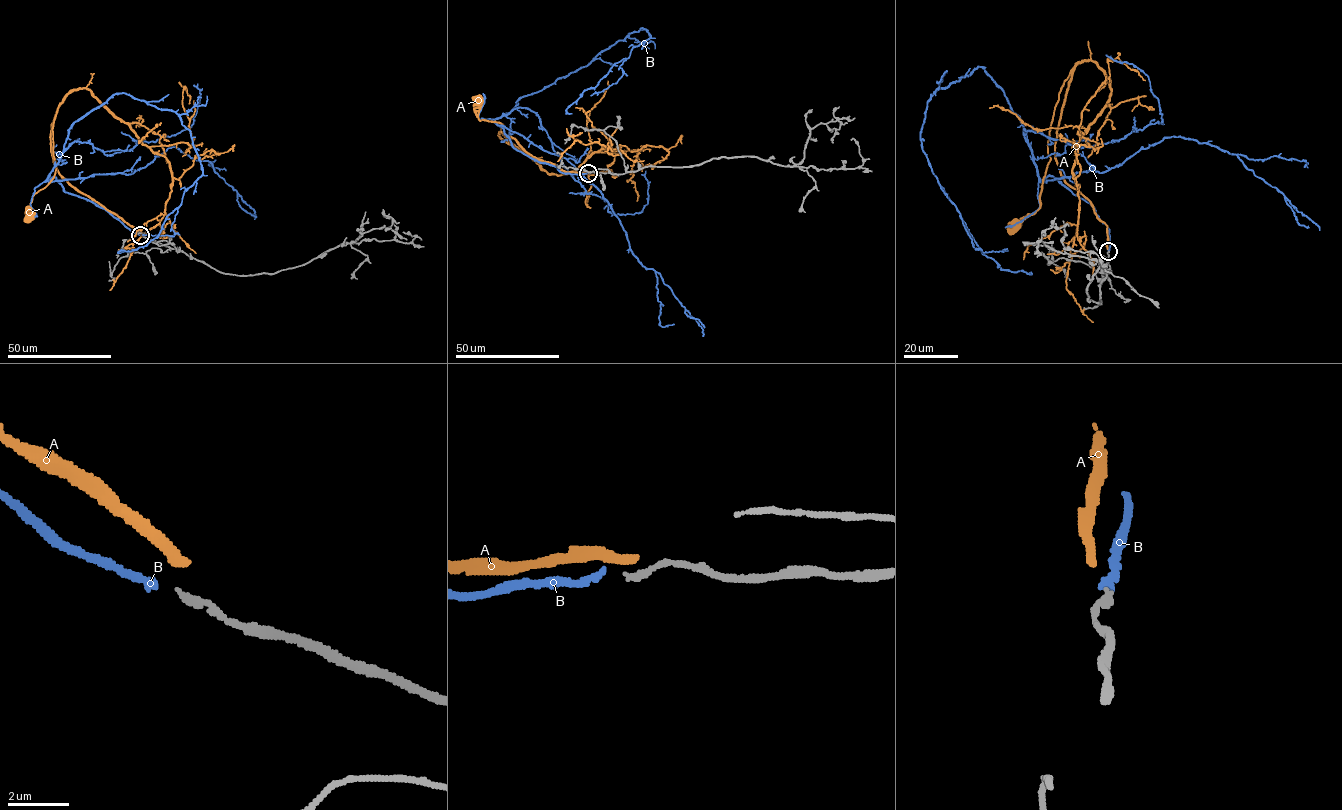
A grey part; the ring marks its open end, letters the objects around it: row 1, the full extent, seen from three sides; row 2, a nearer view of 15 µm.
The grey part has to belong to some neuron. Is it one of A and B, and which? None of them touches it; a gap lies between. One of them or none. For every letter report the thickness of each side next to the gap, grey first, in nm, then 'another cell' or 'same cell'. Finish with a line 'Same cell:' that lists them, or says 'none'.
A: calibres 220 and 340 nm; another cell
B: calibres 220 and 220 nm; same cell
Same cell: B

